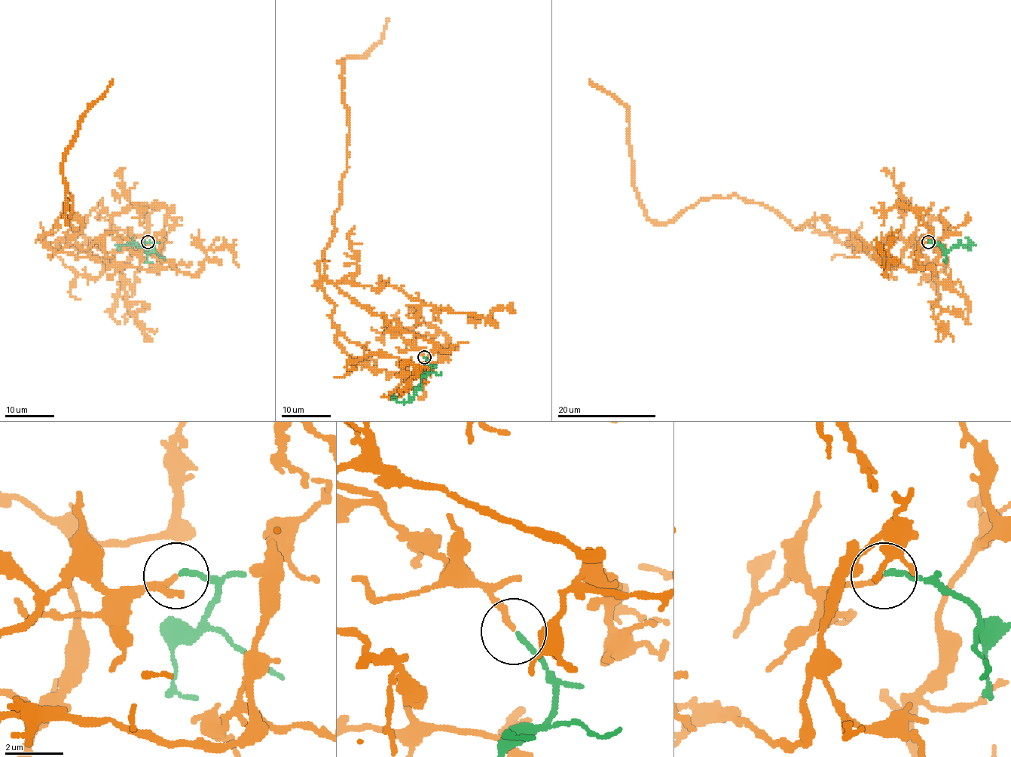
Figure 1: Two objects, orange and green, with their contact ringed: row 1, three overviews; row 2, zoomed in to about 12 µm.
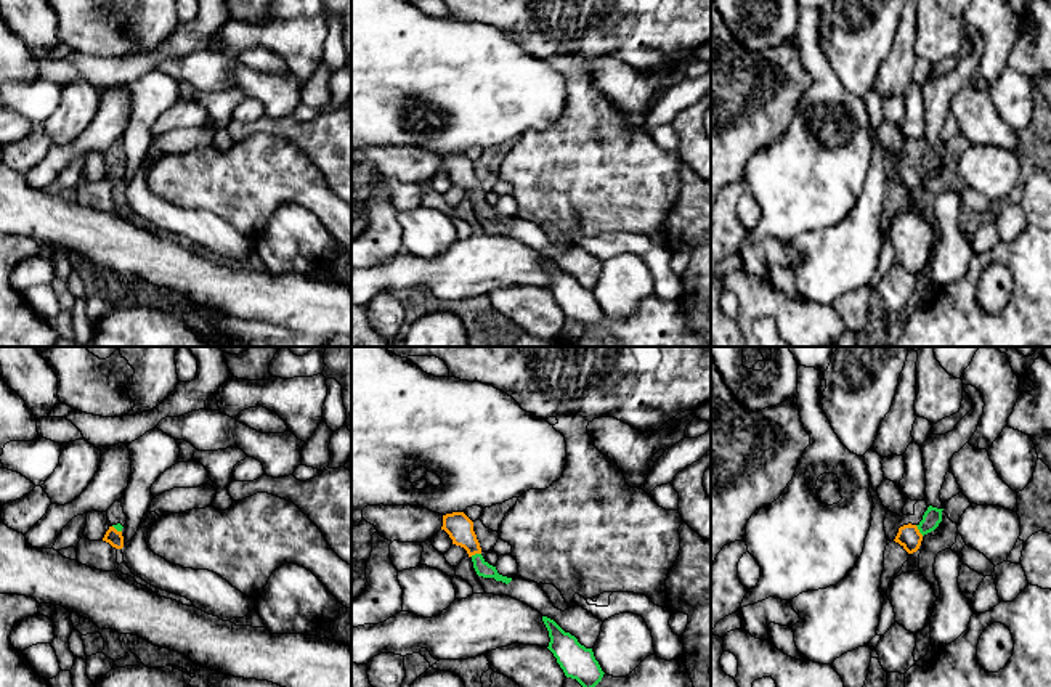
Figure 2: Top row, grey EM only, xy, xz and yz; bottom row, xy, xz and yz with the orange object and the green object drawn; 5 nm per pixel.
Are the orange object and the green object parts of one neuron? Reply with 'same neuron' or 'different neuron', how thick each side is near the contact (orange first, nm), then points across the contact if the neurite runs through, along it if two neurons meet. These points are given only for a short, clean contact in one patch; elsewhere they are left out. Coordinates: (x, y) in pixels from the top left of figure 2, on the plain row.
same neuron; calibres 120 and 90 nm; way yz (908, 177), (918, 170), (931, 159)

